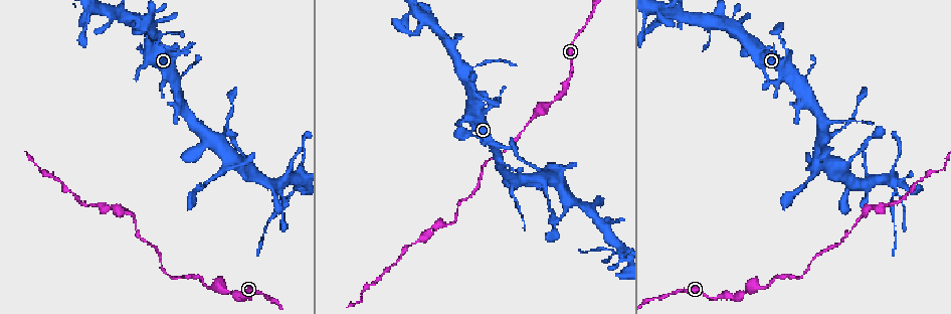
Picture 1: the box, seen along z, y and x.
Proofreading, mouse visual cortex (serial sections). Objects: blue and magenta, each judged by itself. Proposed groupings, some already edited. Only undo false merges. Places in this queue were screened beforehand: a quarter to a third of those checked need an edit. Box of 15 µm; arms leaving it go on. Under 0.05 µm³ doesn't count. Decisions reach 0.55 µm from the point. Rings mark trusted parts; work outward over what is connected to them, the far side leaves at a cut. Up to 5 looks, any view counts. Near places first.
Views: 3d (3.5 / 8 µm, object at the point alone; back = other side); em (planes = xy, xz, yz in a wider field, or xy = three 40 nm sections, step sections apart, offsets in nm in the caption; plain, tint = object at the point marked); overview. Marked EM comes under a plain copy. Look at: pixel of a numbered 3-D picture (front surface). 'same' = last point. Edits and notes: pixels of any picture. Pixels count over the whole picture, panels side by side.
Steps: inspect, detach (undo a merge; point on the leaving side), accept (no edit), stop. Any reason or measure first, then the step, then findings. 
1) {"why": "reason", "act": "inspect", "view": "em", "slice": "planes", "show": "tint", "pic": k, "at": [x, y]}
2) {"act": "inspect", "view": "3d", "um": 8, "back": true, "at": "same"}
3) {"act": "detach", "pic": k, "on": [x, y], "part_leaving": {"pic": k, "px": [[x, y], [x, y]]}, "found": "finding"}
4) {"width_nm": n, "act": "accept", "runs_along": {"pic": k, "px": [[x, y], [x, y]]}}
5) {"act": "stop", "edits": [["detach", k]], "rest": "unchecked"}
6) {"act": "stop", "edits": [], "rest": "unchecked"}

{"why": "sudden change in width", "act": "inspect", "view": "3d", "um": 8, "pic": 1, "at": [761, 288]}

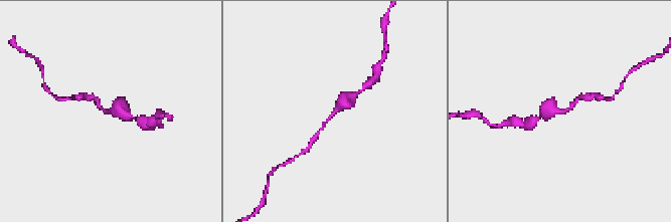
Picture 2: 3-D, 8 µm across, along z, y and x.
{"act": "inspect", "view": "3d", "um": 3.5, "pic": 2, "at": [334, 110]}

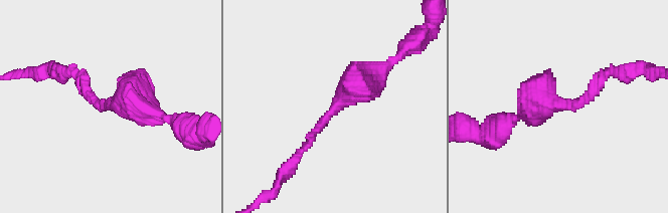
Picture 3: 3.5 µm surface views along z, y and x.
{"why": "need the tissue", "act": "inspect", "view": "em", "slice": "xy", "step": 3, "show": "tint", "pic": 3, "at": [562, 105]}

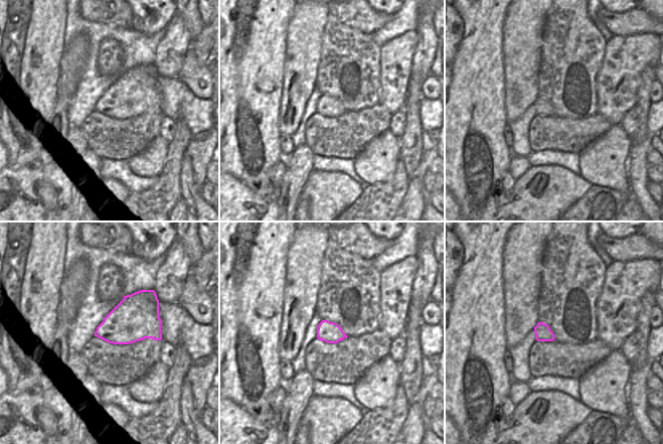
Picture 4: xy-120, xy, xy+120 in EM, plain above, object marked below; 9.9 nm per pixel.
{"width_nm": 220, "act": "accept", "runs_along": {"pic": 3, "px": [[386, 65], [343, 98], [303, 150]]}, "found": "one cell here"}

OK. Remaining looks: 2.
{"why": "a narrow waist", "act": "inspect", "view": "em", "slice": "planes", "show": "tint", "pic": 1, "at": [489, 158]}

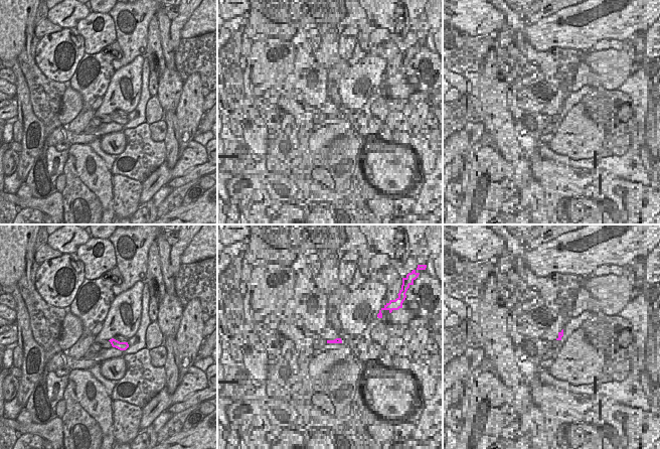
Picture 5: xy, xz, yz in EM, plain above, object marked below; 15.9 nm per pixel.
{"act": "inspect", "view": "3d", "um": 3.5, "at": "same"}

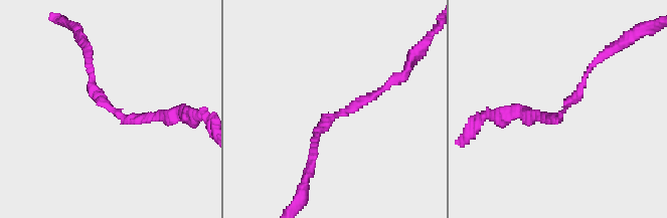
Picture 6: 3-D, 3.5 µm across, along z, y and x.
{"width_nm": 130, "act": "accept", "runs_along": {"pic": 6, "px": [[390, 81], [325, 123], [313, 151]]}, "found": "continuous, no second cell"}

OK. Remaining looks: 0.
{"act": "stop", "edits": [], "rest": "unchecked"}

